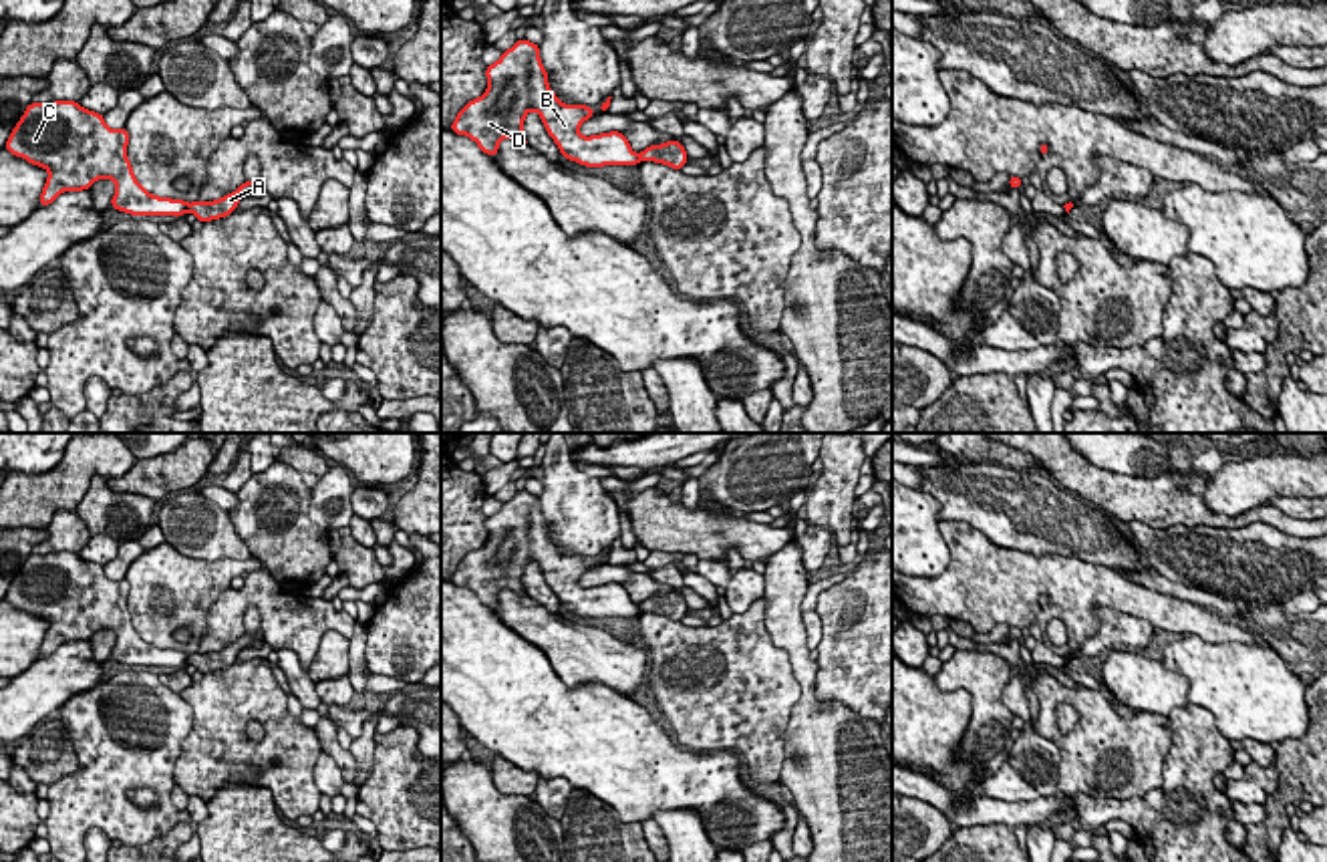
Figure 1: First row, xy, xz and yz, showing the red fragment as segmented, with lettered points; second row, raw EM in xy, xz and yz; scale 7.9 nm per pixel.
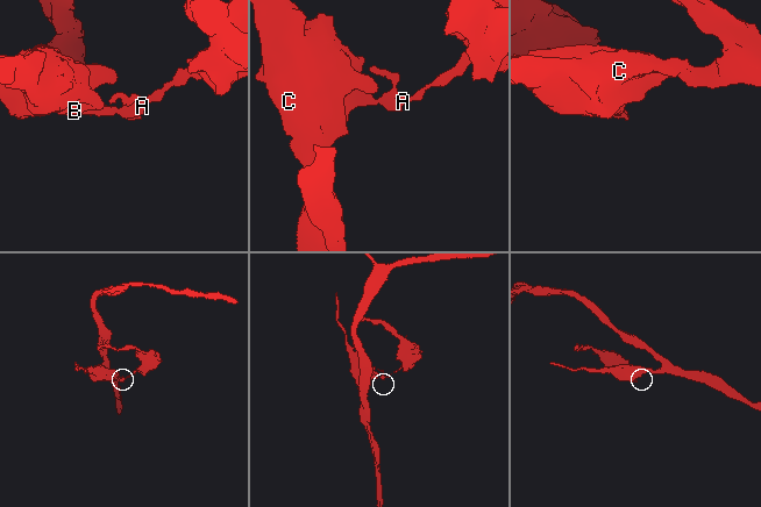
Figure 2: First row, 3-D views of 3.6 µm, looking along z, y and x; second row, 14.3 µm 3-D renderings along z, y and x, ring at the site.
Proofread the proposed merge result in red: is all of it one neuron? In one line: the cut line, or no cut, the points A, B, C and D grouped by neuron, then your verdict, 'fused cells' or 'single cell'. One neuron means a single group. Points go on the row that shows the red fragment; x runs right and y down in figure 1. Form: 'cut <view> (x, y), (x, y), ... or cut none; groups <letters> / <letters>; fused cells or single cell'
cut xy (190, 204), (186, 208); groups A / B C D; fused cells

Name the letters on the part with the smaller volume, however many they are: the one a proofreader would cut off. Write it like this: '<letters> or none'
A

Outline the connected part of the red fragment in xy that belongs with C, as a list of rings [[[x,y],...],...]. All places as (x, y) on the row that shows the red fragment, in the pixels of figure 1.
[[[77,101],[30,103],[4,149],[48,171],[40,207],[62,191],[91,189],[97,179],[113,179],[111,207],[131,216],[181,218],[187,201],[149,193],[127,159],[129,131],[113,131],[105,117]]]

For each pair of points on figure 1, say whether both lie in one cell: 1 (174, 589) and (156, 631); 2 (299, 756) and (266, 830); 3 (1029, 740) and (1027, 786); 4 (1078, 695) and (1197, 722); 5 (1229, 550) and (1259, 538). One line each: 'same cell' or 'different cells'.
1: same cell
2: different cells
3: same cell
4: different cells
5: same cell

